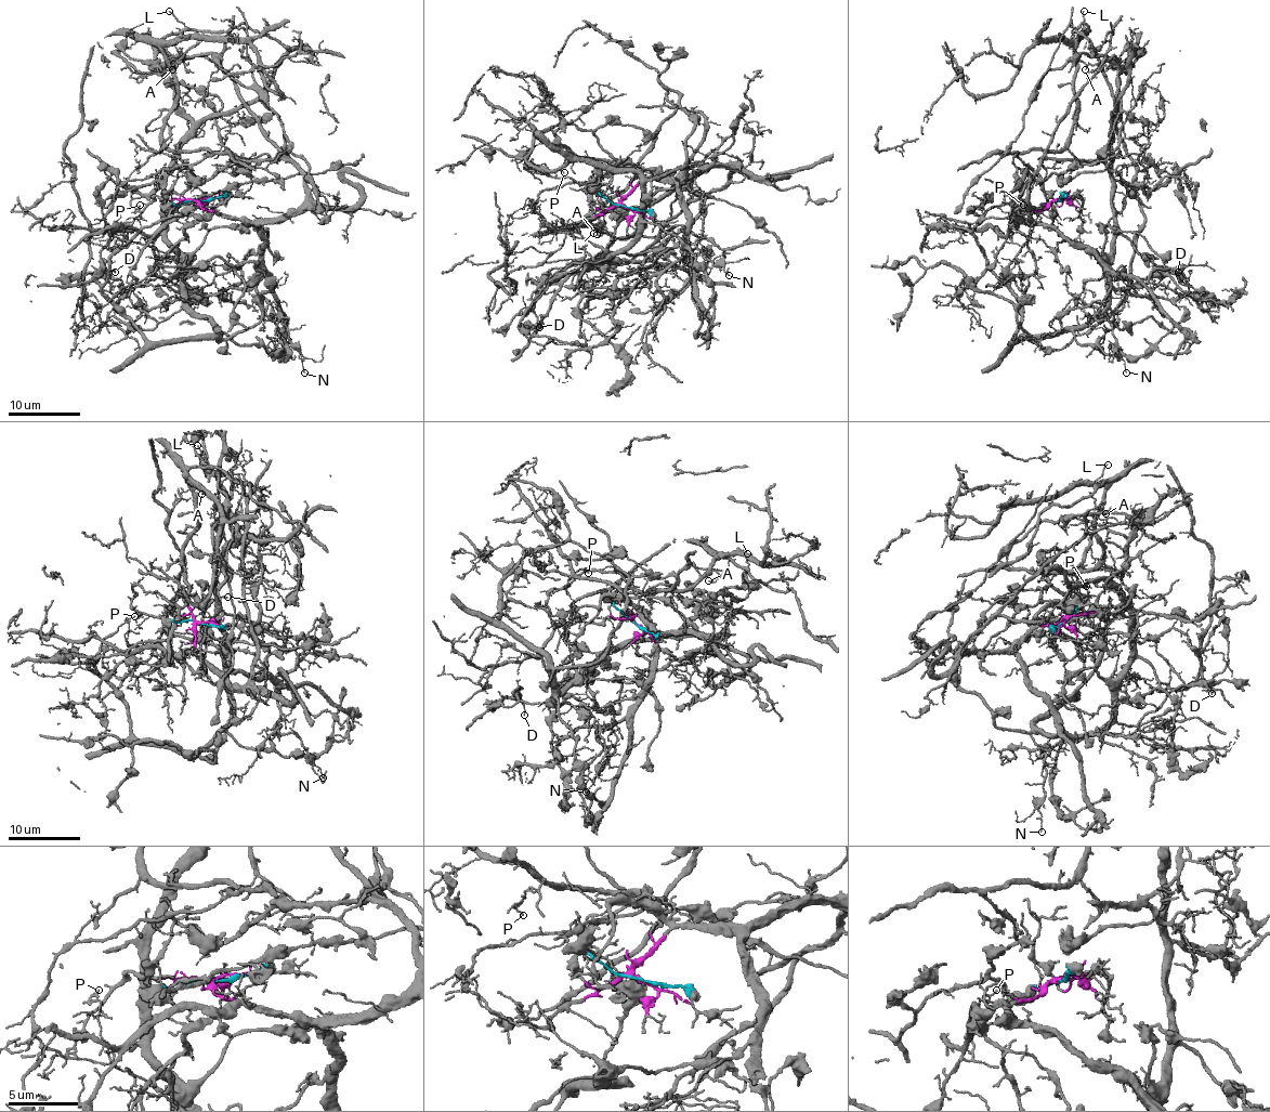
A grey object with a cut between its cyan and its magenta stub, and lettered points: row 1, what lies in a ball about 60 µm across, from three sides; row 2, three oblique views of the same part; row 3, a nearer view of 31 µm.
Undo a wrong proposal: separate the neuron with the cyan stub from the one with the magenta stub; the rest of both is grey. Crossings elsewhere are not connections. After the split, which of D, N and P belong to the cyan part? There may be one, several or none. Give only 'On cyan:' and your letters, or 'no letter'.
On cyan: D

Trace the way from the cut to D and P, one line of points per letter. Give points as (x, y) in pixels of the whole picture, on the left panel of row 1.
D: (199, 201), (143, 226), (110, 259), (103, 290), (149, 341), (213, 339), (199, 315), (148, 317), (116, 272)
P: (199, 199), (210, 210), (199, 216), (170, 218), (146, 237), (135, 210), (139, 205)

